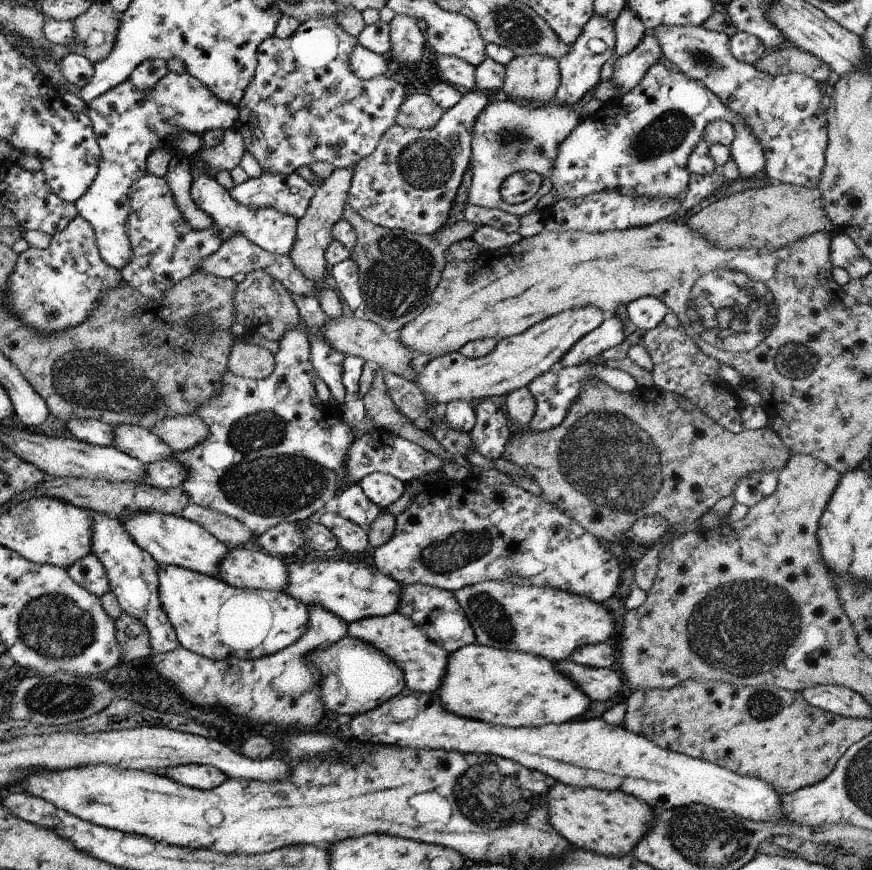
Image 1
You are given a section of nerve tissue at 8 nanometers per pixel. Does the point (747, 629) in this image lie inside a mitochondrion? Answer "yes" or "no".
yes

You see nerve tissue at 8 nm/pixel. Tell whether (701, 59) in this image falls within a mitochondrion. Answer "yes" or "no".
yes

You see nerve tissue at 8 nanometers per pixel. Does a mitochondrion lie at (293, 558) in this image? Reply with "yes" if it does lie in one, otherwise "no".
no

